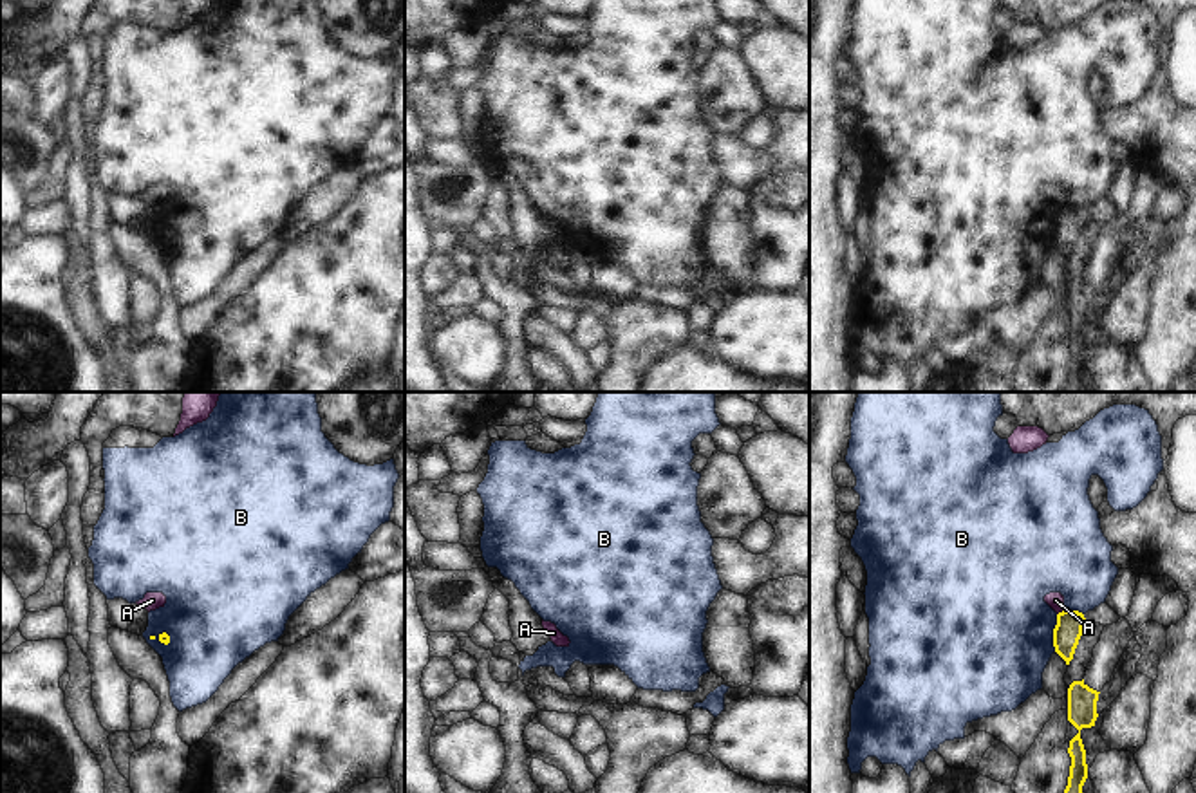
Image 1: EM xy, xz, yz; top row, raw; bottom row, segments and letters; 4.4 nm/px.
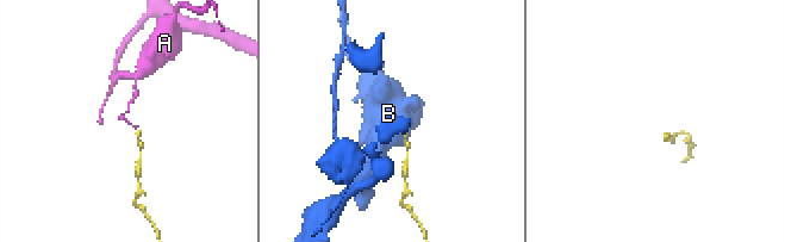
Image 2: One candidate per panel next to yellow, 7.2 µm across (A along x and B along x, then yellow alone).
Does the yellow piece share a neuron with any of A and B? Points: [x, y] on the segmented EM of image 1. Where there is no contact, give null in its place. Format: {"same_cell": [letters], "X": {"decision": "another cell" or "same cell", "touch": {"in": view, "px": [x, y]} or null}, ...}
{"same_cell": [], "A": {"decision": "another cell", "touch": {"in": "yz", "px": [1059, 613]}}, "B": {"decision": "another cell", "touch": {"in": "yz", "px": [1054, 633]}}}

